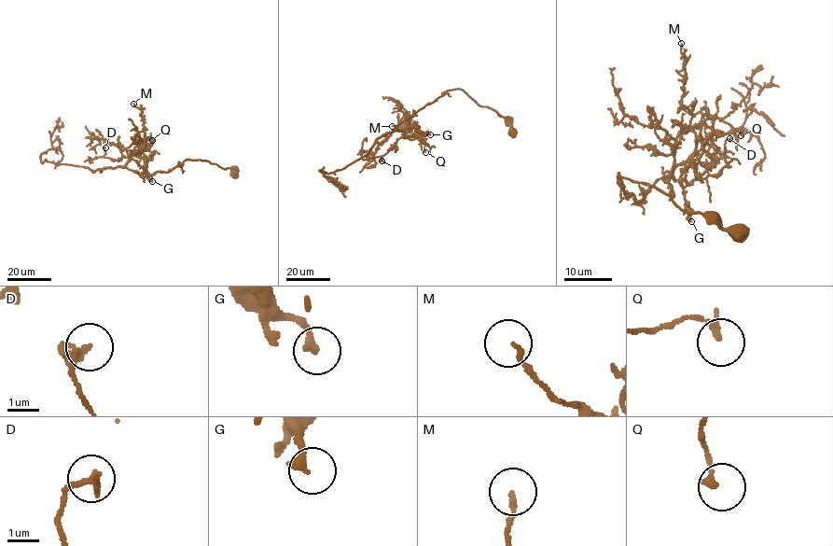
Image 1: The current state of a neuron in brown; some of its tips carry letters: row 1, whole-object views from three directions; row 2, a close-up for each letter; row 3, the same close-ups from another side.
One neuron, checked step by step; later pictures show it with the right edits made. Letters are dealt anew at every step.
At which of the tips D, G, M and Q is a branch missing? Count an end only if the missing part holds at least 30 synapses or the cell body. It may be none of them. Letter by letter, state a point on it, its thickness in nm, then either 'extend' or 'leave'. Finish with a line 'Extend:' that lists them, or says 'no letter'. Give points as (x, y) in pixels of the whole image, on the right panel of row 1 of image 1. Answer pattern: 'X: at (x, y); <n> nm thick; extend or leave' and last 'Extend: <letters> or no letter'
D: at (729, 138); 190 nm thick; leave
G: at (691, 221); 280 nm thick; leave
M: at (681, 43); 140 nm thick; leave
Q: at (741, 135); 240 nm thick; leave
Extend: no letter

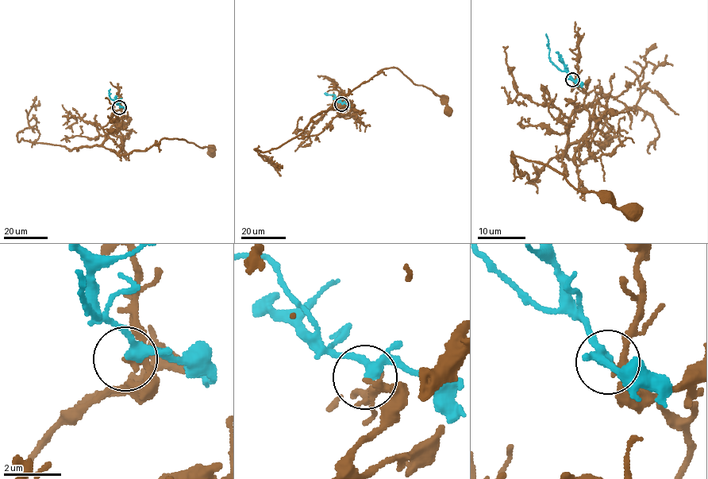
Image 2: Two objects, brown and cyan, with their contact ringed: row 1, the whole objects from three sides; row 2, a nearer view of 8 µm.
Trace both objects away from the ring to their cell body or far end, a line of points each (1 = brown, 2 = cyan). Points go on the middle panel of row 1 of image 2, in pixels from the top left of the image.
1: (341, 104), (338, 113), (341, 116), (332, 104), (382, 69), (397, 67), (417, 85), (432, 90), (448, 111)
2: (341, 104), (334, 94), (326, 94), (325, 92)

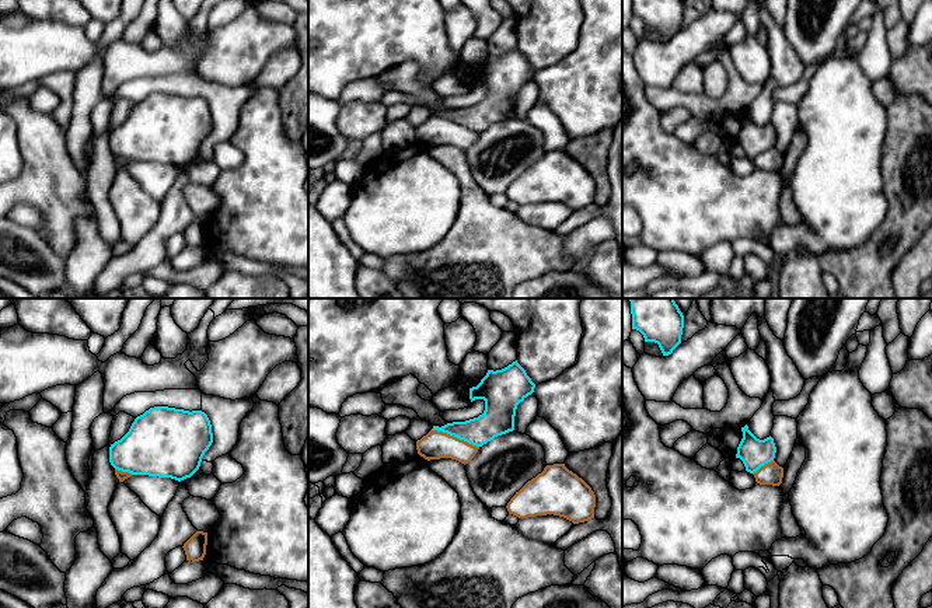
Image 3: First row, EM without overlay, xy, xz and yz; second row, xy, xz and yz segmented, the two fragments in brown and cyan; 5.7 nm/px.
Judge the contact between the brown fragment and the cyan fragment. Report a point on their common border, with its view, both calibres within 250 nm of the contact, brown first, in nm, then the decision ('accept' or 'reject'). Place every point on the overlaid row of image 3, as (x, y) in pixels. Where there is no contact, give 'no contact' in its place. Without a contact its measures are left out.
contact xz (456, 437); calibres 160 and 170 nm; accept

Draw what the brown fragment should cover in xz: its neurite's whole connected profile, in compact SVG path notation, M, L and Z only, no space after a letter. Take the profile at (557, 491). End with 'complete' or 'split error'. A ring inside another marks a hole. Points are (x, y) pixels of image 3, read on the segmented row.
M565 464L547 465L506 506L519 518L554 514L573 524L594 518L594 507L591 488Z; complete

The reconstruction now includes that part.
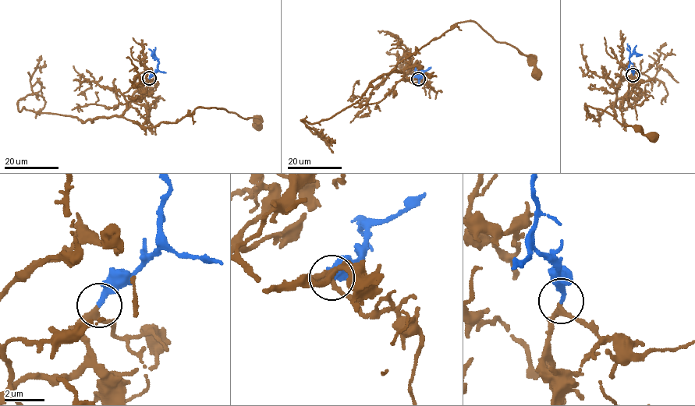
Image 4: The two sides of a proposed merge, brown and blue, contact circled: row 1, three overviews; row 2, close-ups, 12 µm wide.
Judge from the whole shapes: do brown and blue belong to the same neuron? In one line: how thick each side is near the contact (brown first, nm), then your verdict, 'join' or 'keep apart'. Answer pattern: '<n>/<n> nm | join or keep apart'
240/240 nm | join

